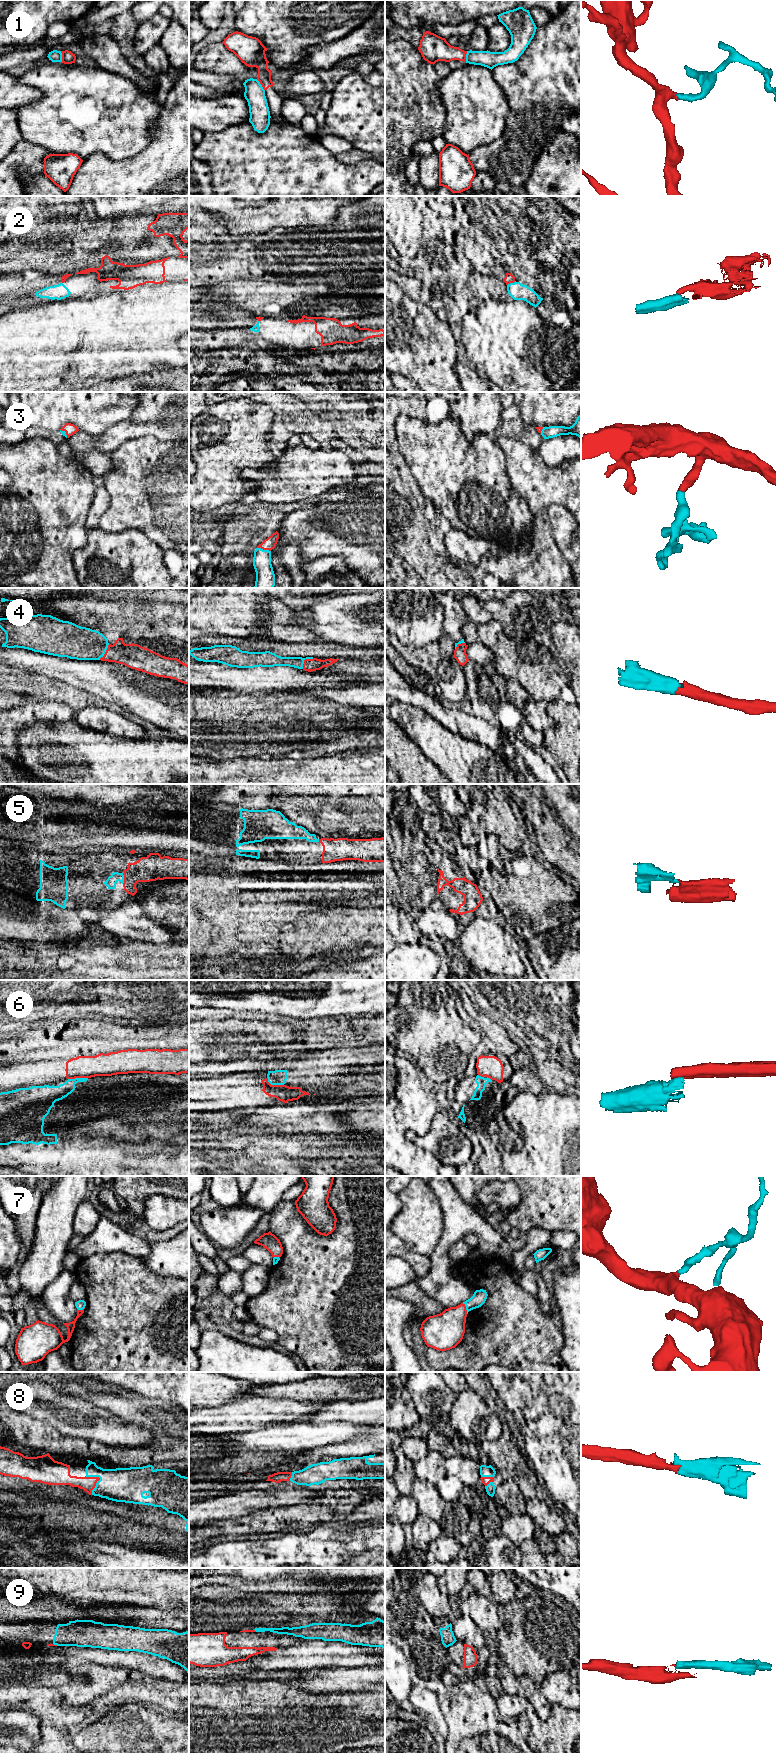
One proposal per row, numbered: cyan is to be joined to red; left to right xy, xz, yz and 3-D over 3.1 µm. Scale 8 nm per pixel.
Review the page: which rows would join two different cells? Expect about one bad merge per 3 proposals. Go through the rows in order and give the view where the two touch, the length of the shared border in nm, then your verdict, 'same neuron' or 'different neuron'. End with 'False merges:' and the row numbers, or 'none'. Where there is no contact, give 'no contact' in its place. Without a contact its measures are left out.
1: meets red in yz; contact 100 nm long; different neuron
2: meets red in yz; contact 80 nm long; same neuron
3: meets red in xz; contact 120 nm long; same neuron
4: meets red in xz; contact 130 nm long; same neuron
5: meets red in xy; contact 90 nm long; same neuron
6: meets red in xy; contact 160 nm long; different neuron
7: meets red in yz; contact 100 nm long; same neuron
8: meets red in xy; contact 160 nm long; same neuron
9: meets red in xy; contact 40 nm long; different neuron
False merges: 1, 6, 9

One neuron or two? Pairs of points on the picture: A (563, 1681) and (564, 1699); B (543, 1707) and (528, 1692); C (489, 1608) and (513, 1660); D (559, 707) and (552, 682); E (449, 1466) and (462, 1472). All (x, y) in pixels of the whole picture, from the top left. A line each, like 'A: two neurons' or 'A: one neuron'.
A: one neuron
B: one neuron
C: two neurons
D: two neurons
E: one neuron

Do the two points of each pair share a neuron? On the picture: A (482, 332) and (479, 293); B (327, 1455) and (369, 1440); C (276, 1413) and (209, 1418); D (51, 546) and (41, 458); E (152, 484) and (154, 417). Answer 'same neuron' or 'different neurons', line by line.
A: different neurons
B: same neuron
C: same neuron
D: same neuron
E: different neurons

